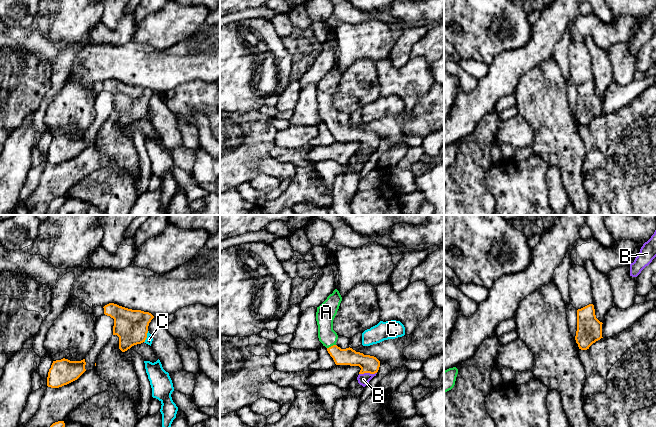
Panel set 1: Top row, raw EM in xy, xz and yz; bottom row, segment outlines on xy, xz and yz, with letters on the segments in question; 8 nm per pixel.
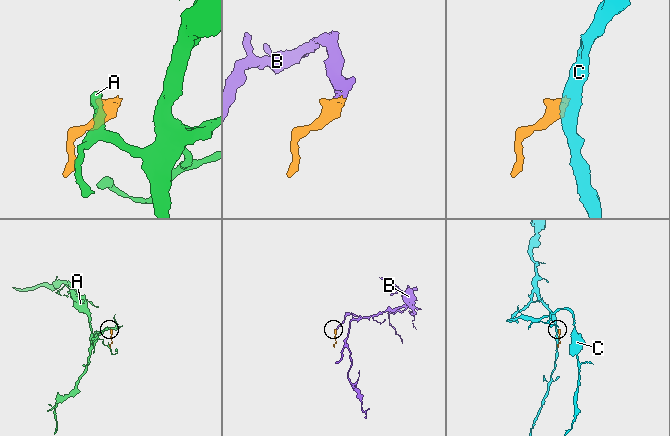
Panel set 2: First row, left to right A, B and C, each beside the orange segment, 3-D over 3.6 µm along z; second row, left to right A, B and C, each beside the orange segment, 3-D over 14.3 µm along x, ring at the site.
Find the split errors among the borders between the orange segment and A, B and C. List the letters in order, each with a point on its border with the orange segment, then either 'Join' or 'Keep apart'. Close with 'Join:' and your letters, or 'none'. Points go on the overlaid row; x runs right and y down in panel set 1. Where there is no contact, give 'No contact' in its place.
A: Touches orange at xz (331, 346). Join
B: Touches orange at xz (367, 372). Join
C: Touches orange at xy (146, 337). Keep apart
Join: A, B

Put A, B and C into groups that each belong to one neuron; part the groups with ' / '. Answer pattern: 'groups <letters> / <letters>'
groups A B / C

